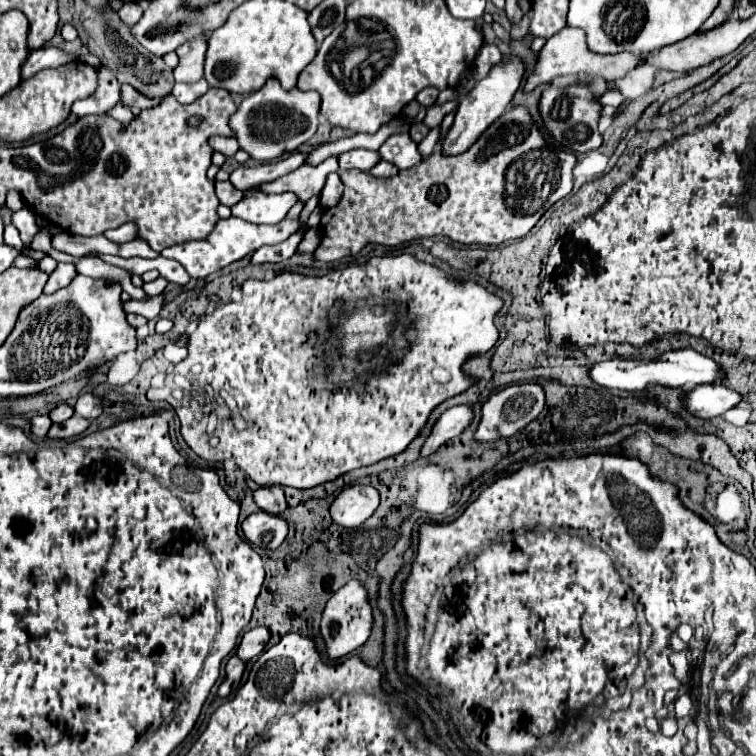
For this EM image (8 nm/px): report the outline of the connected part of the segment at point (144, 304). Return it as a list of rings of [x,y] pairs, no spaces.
[[[160,294],[160,296],[152,296],[152,298],[148,296],[148,298],[144,298],[144,300],[124,302],[124,310],[126,310],[126,312],[140,314],[140,316],[152,320],[152,318],[158,318],[158,314],[160,314],[160,310],[164,308],[164,304],[166,304],[164,294]]]

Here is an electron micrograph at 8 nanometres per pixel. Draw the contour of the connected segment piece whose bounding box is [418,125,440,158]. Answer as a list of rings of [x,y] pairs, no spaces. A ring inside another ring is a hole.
[[[440,125],[430,129],[430,134],[418,144],[418,152],[426,158],[434,148],[436,148],[436,144],[438,144],[438,138],[439,138],[439,131],[440,131]]]

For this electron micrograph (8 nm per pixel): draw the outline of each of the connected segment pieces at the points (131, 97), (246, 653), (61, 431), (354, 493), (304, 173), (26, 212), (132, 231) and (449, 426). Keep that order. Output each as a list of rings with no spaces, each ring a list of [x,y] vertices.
[[[124,84],[122,86],[122,102],[124,106],[128,108],[154,108],[162,102],[164,98],[158,98],[158,100],[152,100],[152,98],[146,98],[144,94],[138,94],[138,90],[134,90],[130,84]]]
[[[258,626],[258,628],[252,628],[248,630],[244,636],[242,636],[242,642],[240,646],[236,648],[236,656],[240,656],[242,660],[252,660],[254,656],[258,656],[264,646],[268,644],[270,640],[270,630],[266,626]]]
[[[74,414],[64,424],[54,424],[48,432],[48,438],[74,438],[74,436],[80,436],[88,426],[90,426],[90,420]]]
[[[348,486],[344,488],[334,504],[330,506],[332,520],[344,528],[358,528],[362,526],[378,508],[380,496],[378,490],[372,486]]]
[[[330,156],[324,162],[320,162],[318,166],[304,164],[298,170],[286,174],[274,182],[262,184],[260,190],[262,192],[294,192],[302,202],[306,202],[314,194],[322,192],[322,186],[326,184],[326,176],[336,170],[338,170],[338,156]]]
[[[24,206],[18,212],[14,212],[12,224],[18,228],[20,238],[22,238],[24,244],[30,244],[34,240],[34,236],[40,232],[40,226],[36,224],[36,216],[34,216],[34,212],[28,206]]]
[[[128,222],[128,224],[122,224],[120,228],[108,230],[104,236],[112,242],[128,242],[128,240],[138,238],[138,226],[134,226],[134,222]]]
[[[460,404],[460,406],[446,410],[440,416],[440,420],[436,422],[436,426],[432,428],[432,434],[428,436],[428,440],[422,448],[422,456],[426,458],[426,456],[434,454],[442,444],[460,436],[470,426],[472,418],[474,418],[474,410],[470,404]]]

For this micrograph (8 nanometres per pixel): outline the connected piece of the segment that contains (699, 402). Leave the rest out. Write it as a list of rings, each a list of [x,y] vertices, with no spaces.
[[[722,384],[696,386],[694,390],[686,390],[684,404],[698,418],[718,418],[730,408],[738,406],[744,400],[740,392],[734,392]]]

